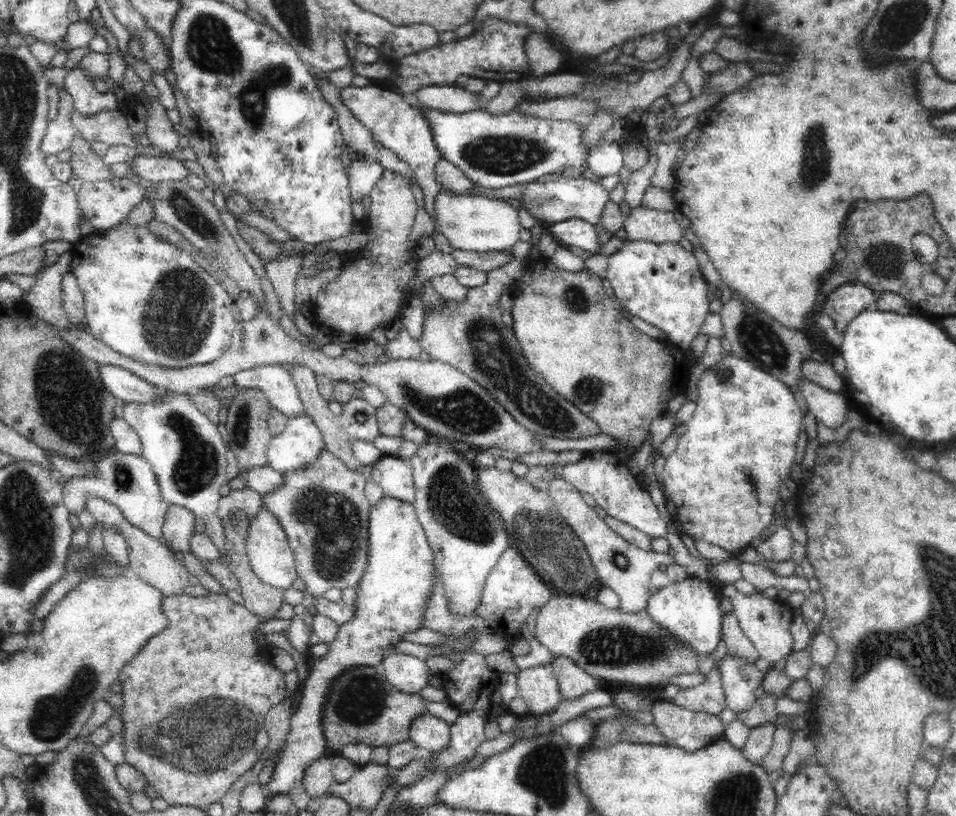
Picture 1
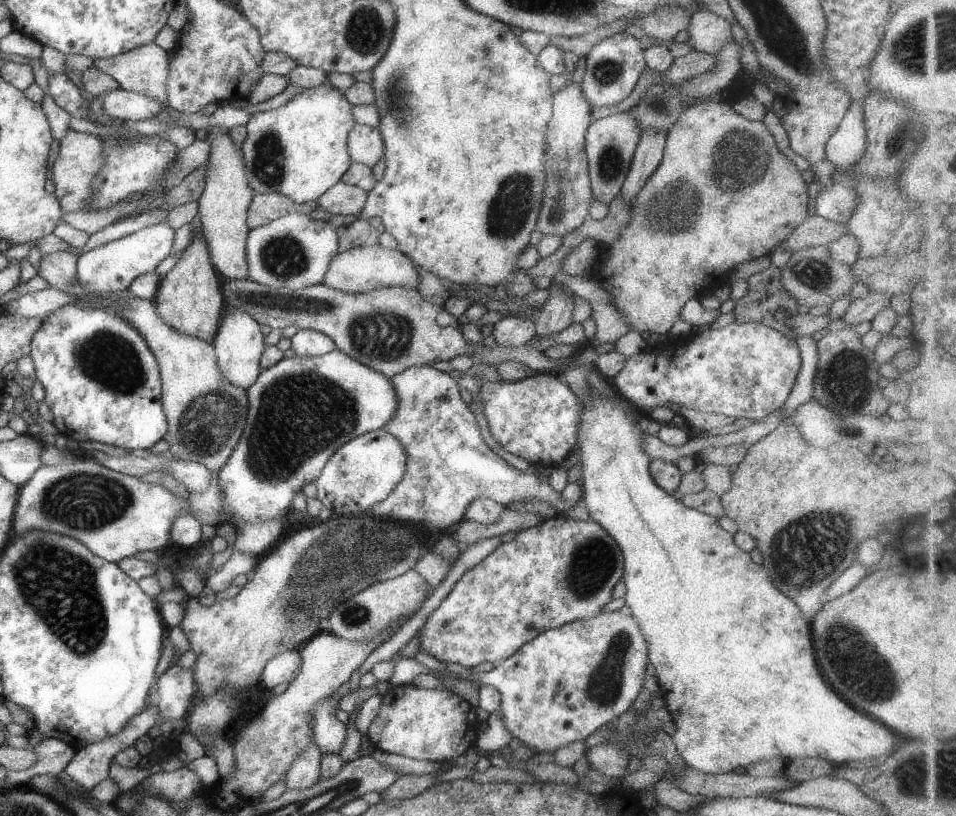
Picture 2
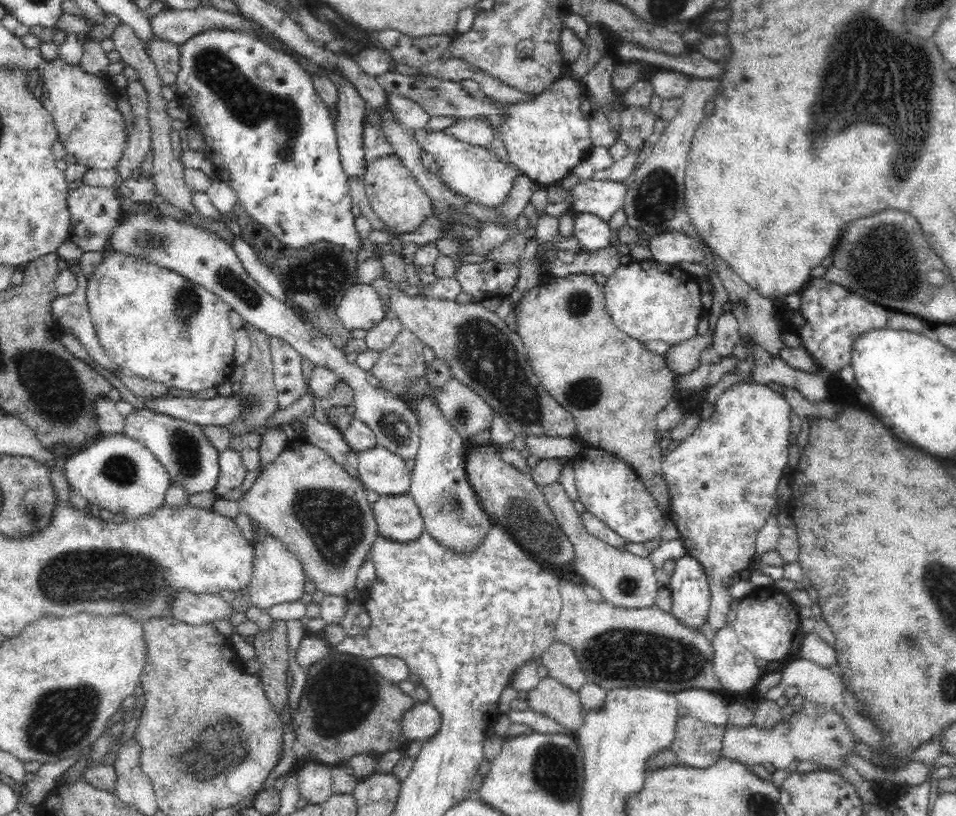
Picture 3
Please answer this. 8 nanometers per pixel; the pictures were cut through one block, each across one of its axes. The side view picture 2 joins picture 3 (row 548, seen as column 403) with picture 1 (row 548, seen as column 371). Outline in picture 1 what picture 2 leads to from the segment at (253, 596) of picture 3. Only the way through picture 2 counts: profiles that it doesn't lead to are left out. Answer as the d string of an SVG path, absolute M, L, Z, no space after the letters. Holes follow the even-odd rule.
M263 508L259 515L249 522L246 535L246 553L252 572L262 584L276 590L290 590L298 578L295 559L289 547L287 536L279 522Z

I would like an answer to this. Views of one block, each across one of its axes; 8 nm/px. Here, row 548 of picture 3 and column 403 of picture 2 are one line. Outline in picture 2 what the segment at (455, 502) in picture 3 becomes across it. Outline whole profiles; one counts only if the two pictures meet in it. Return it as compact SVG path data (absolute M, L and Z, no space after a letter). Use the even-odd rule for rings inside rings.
M372 429L360 436L351 438L349 442L345 442L339 446L329 456L327 463L323 466L321 474L315 480L316 500L321 502L322 507L327 508L332 515L348 516L362 515L369 510L369 506L375 506L377 502L381 502L387 494L401 481L406 469L406 448L401 446L401 440L391 436L387 430Z

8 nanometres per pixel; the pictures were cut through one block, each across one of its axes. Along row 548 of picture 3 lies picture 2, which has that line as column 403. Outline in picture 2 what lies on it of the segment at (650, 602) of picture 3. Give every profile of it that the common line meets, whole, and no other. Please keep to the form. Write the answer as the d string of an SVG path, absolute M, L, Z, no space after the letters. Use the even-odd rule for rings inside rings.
M414 569L407 570L394 578L375 582L359 590L357 594L349 596L345 602L339 602L324 619L323 629L346 640L369 642L369 640L381 638L381 642L385 642L390 636L389 634L381 636L381 634L389 630L389 624L395 622L403 614L406 618L412 616L432 590Z

